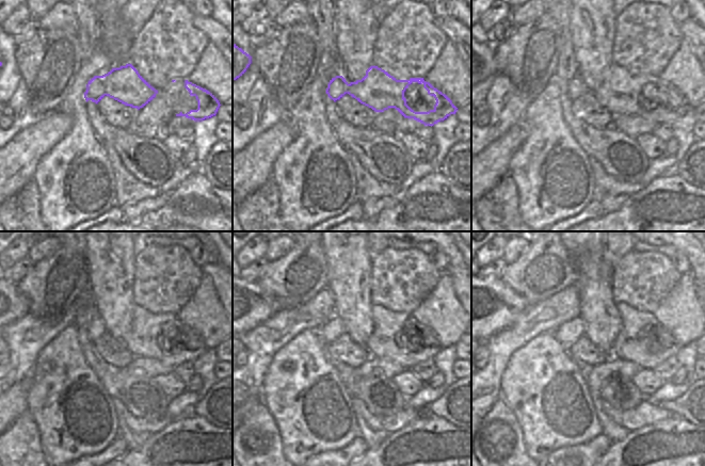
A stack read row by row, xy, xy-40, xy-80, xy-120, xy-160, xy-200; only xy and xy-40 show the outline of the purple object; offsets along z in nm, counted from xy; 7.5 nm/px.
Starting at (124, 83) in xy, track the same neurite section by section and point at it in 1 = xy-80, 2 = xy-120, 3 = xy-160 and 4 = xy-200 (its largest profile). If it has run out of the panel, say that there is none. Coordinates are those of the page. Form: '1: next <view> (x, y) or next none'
1: next xy-80 (621, 93)
2: next xy-120 (146, 338)
3: next xy-160 (388, 339)
4: next xy-200 (629, 344)

